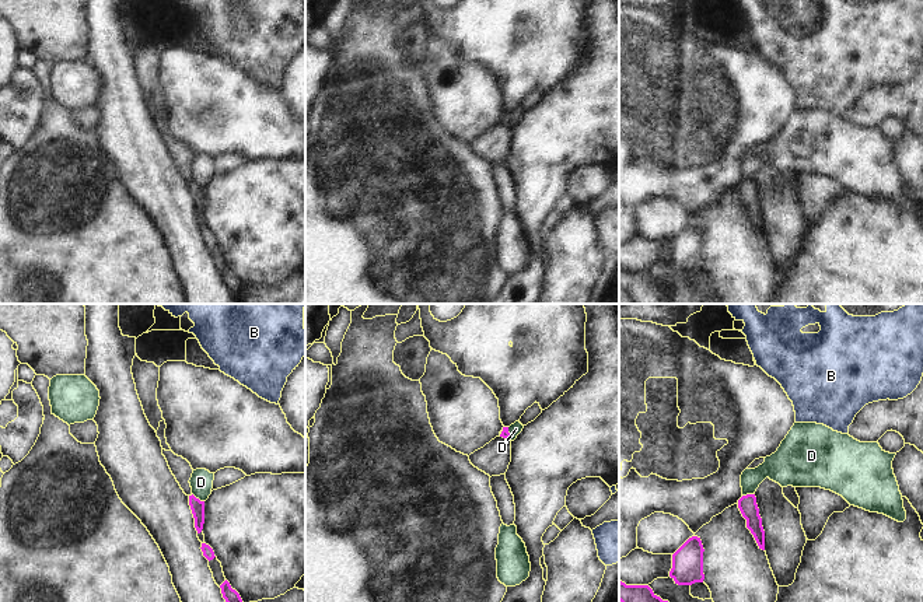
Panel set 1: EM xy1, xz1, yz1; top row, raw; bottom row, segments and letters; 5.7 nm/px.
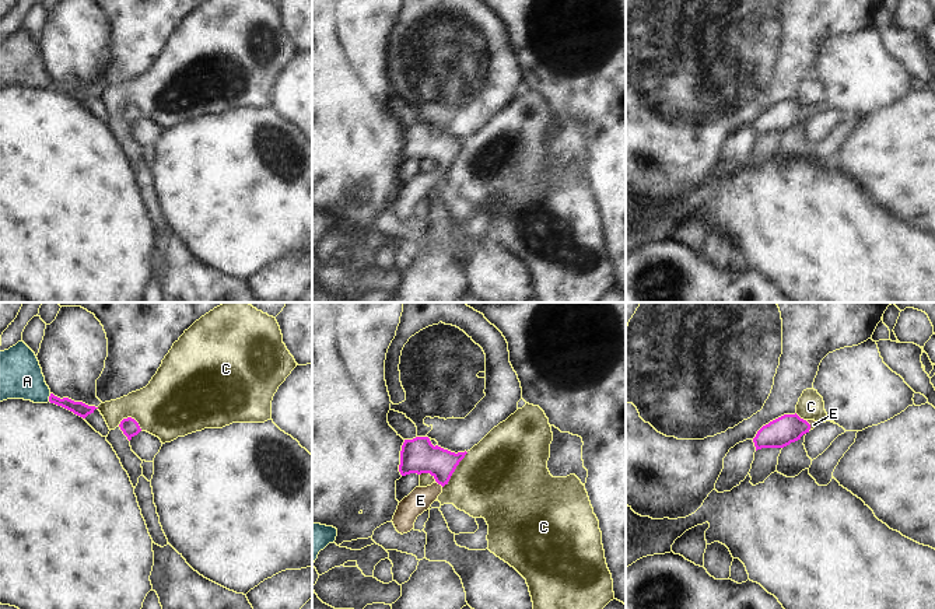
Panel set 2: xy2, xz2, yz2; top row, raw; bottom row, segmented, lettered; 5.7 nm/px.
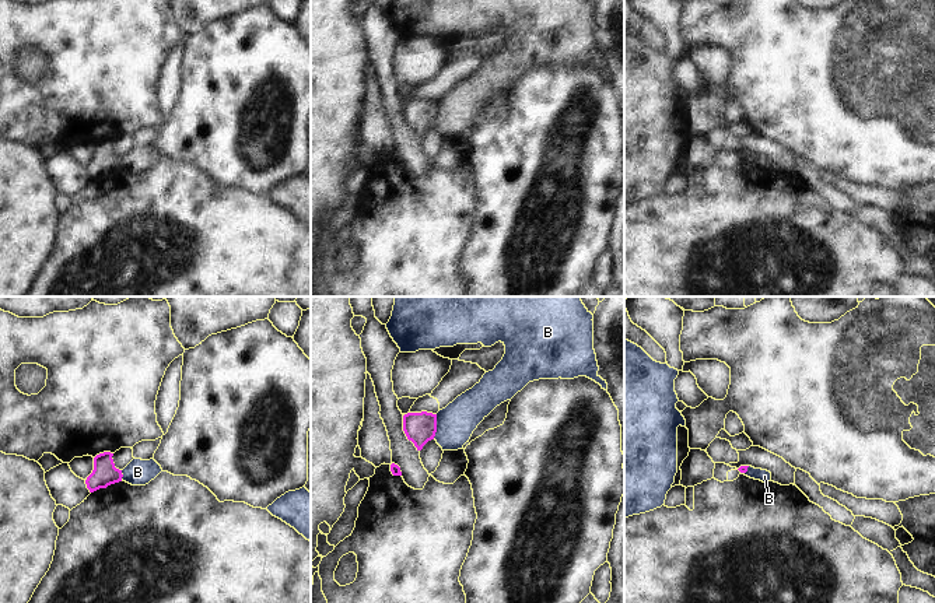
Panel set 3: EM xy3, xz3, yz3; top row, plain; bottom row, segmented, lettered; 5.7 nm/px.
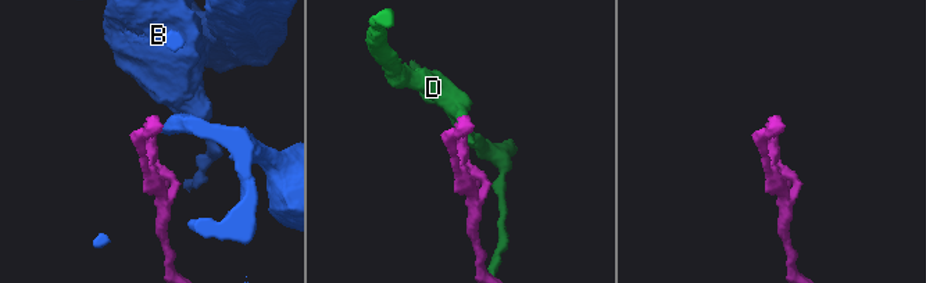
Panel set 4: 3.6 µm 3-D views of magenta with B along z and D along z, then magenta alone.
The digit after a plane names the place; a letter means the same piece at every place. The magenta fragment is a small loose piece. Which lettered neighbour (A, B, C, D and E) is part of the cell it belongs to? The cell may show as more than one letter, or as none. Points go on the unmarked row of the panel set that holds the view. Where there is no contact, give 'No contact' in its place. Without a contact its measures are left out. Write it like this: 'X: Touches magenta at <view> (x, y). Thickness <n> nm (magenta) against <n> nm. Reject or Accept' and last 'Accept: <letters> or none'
A: Touches magenta at xy2 (49, 84). Thickness 80 nm (magenta) against 240 nm. Reject
B: Touches magenta at xz3 (436, 114). Thickness 180 nm (magenta) against 220 nm. Reject
C: Touches magenta at xz2 (454, 157). Thickness 200 nm (magenta) against 460 nm. Reject
D: Touches magenta at xy1 (198, 185). Thickness 80 nm (magenta) against 130 nm. Reject
E: Touches magenta at xz2 (440, 170). Thickness 200 nm (magenta) against 140 nm. Accept
Accept: E.

